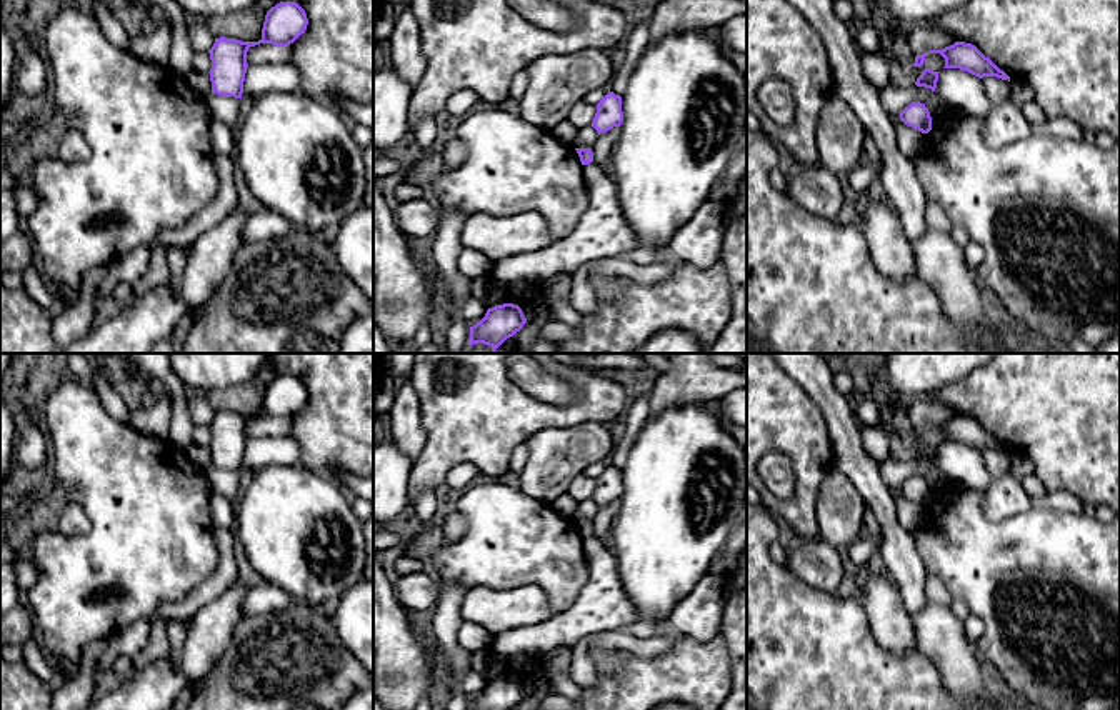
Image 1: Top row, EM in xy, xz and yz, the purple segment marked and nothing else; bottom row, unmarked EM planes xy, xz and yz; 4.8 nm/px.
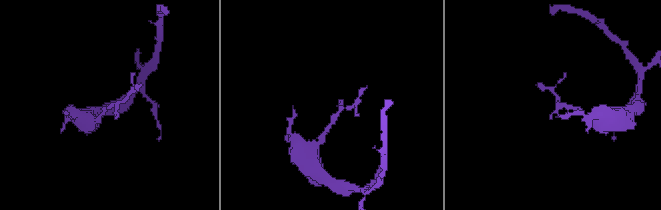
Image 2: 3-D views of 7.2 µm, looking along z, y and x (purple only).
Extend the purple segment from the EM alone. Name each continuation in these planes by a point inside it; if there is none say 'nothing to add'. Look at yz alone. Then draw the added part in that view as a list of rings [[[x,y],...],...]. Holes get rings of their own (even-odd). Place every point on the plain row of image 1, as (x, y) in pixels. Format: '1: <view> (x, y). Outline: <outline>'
nothing to add

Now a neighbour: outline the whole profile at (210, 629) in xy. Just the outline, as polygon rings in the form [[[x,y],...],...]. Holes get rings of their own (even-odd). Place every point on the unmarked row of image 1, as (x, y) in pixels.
[[[237,578],[217,600],[188,620],[188,635],[180,653],[188,690],[197,690],[223,655],[235,627],[243,618],[242,603],[248,590]]]

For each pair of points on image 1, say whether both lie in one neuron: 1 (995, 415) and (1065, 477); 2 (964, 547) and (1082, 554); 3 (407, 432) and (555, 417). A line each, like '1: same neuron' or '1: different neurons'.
1: same neuron
2: same neuron
3: different neurons

